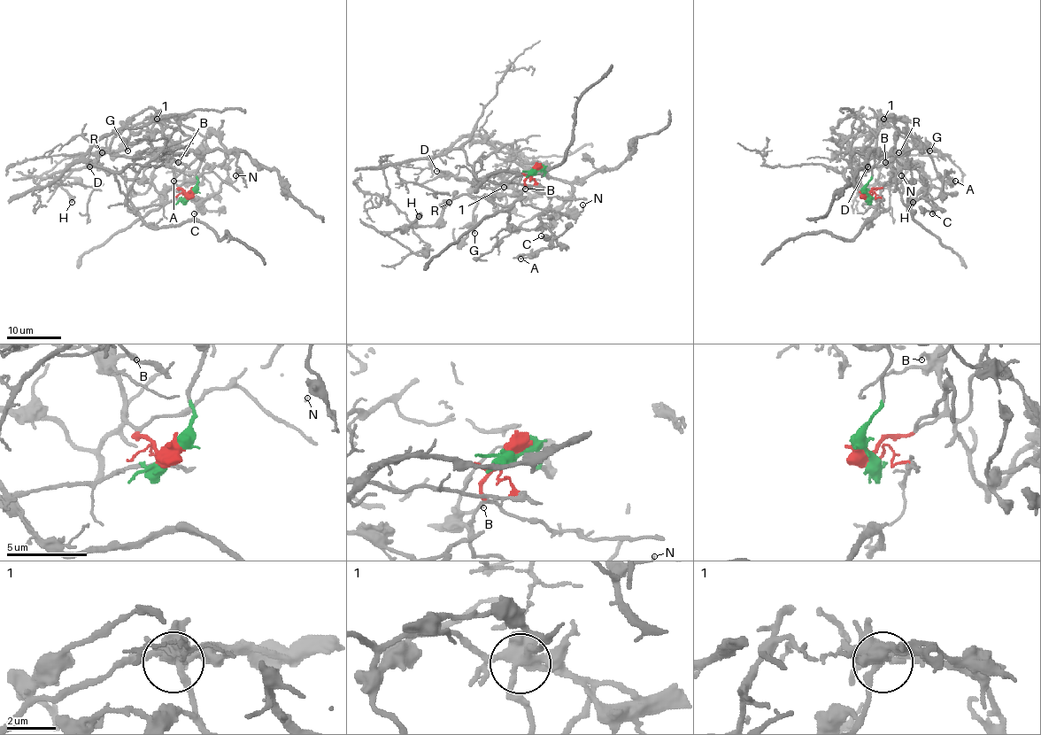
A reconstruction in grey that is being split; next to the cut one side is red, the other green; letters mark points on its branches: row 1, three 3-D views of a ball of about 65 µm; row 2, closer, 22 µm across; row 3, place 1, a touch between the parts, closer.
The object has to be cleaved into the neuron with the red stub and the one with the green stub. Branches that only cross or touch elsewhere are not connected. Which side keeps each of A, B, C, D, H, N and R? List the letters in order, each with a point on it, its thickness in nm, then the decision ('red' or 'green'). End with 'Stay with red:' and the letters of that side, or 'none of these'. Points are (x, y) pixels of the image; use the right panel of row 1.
A: place (955, 181); calibre 170 nm; red
B: place (885, 162); calibre 200 nm; red
C: place (932, 213); calibre 240 nm; red
D: place (867, 166); calibre 220 nm; red
H: place (913, 202); calibre 360 nm; red
N: place (901, 175); calibre 120 nm; red
R: place (898, 152); calibre 170 nm; red
Stay with red: A, B, C, D, H, N, R

